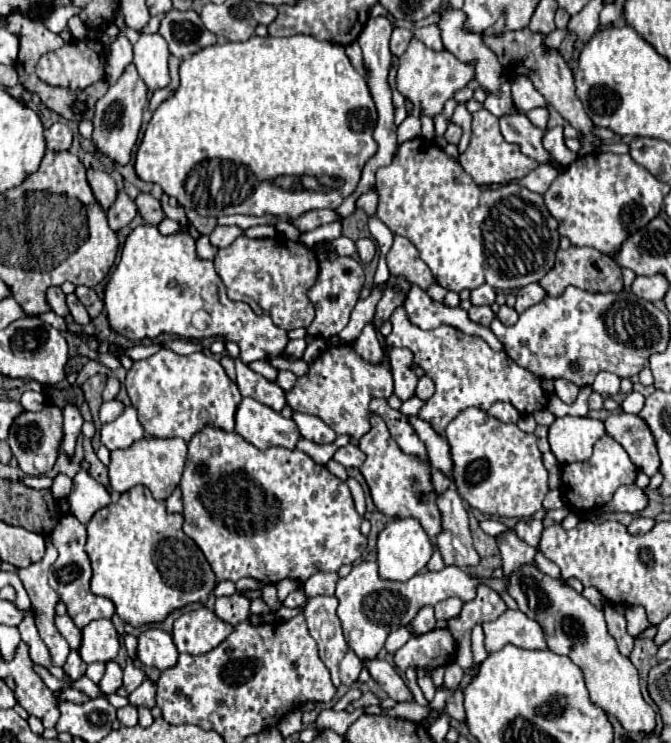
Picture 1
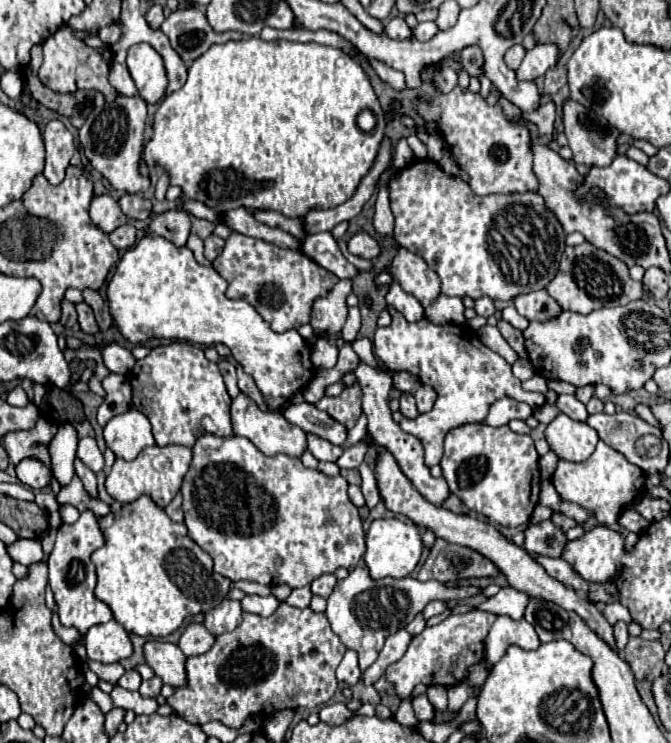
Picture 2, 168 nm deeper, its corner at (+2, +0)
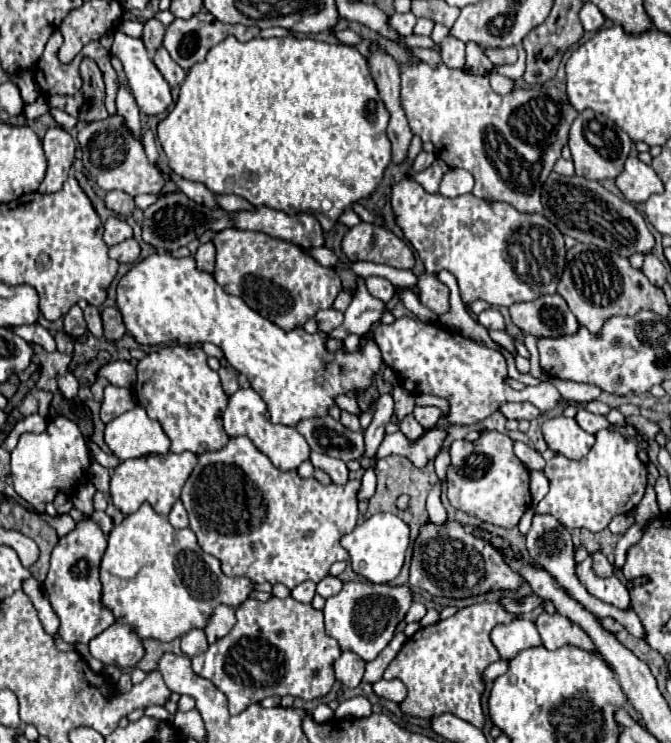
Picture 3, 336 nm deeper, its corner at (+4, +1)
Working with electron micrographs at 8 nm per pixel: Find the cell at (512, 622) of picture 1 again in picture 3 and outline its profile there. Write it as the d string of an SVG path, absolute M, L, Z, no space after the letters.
M515 618L509 624L497 624L491 630L491 640L503 660L511 660L527 648L541 646L541 638L535 624L523 618Z

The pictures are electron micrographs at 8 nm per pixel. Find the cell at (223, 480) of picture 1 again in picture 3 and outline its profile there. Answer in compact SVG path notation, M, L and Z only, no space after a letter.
M237 436L237 438L231 438L229 442L227 442L227 446L223 446L221 450L211 450L211 452L203 452L203 454L199 454L199 462L197 462L197 466L193 468L193 472L191 472L191 476L187 478L187 482L185 482L185 486L183 486L183 492L181 492L181 500L183 500L183 504L185 504L185 510L187 510L187 514L189 514L189 528L195 532L195 536L197 536L197 540L199 540L199 546L207 552L207 554L211 554L211 556L215 556L219 562L221 562L221 570L227 574L227 576L247 576L253 584L259 584L259 582L271 582L271 584L283 584L283 586L287 586L289 590L291 588L295 588L297 584L301 584L301 582L305 582L305 580L313 580L315 584L319 582L319 580L323 580L327 574L329 574L329 568L331 568L331 564L335 564L335 562L345 562L345 560L349 560L349 552L341 546L341 536L345 536L345 534L349 534L353 528L355 528L355 524L357 524L357 488L359 488L359 480L349 480L347 484L343 484L343 486L339 486L339 484L321 484L319 480L315 480L315 478L301 478L299 474L297 474L297 470L287 470L287 472L283 472L283 470L279 470L279 468L275 468L273 464L271 464L271 460L263 454L263 452L259 452L257 448L255 448L255 444L247 438L247 436Z

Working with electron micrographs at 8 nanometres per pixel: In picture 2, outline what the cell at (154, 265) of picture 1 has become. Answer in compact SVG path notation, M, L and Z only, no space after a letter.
M143 237L121 257L115 275L107 287L107 301L115 325L119 327L123 337L135 345L145 343L149 339L179 339L207 347L215 343L227 345L231 349L233 359L245 369L245 373L249 373L255 379L261 395L265 397L265 405L275 413L283 413L293 405L289 397L295 397L295 393L303 391L315 377L315 367L311 363L311 345L309 341L305 341L303 365L303 337L295 329L275 333L269 327L269 323L247 301L227 299L225 289L227 281L211 265L199 265L189 247L175 247L163 237Z

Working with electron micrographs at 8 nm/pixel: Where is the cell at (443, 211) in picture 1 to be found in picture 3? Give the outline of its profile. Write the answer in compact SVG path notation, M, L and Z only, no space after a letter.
M405 178L397 184L391 186L391 208L393 208L393 214L395 214L395 222L397 226L403 230L403 236L411 242L411 246L415 248L415 252L419 254L423 266L427 272L433 272L433 274L439 274L441 270L449 270L455 278L457 278L457 284L459 284L459 290L461 290L461 298L465 304L473 302L473 300L485 300L489 302L491 306L511 306L515 302L525 302L525 300L535 300L537 296L541 294L555 294L555 288L557 288L557 282L559 282L559 276L563 274L563 260L565 260L565 242L563 242L563 234L557 230L555 224L551 224L545 216L541 214L525 214L525 212L519 212L515 210L511 204L503 204L503 202L487 202L483 198L477 198L473 194L463 194L459 198L445 198L441 194L429 194L425 192L425 188L415 182L413 178Z

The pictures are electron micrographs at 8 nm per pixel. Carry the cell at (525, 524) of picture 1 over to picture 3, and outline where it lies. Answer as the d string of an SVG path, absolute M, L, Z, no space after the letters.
M535 514L533 524L531 524L531 530L527 532L527 550L529 550L529 556L531 556L535 562L539 562L539 566L547 568L547 572L551 572L551 576L555 576L555 580L559 580L559 584L561 584L563 588L567 588L567 592L571 592L571 596L575 596L575 600L579 600L581 604L587 604L587 608L591 608L591 612L595 612L595 616L599 616L599 618L611 616L611 618L615 618L619 624L623 624L633 636L643 638L641 620L639 620L639 616L635 616L633 610L619 610L619 608L615 608L615 606L611 606L611 604L605 604L605 602L601 602L601 600L595 600L595 598L579 584L579 580L575 580L575 574L571 572L571 568L575 566L571 534L569 534L569 530L567 530L559 520L555 520L553 516Z

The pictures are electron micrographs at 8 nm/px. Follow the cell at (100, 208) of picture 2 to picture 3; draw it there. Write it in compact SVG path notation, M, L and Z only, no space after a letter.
M109 216L109 218L105 220L105 234L103 234L105 244L113 246L113 244L123 242L123 240L127 240L127 238L131 238L131 236L133 236L133 230L131 230L131 226L129 226L123 218L119 218L119 216Z

